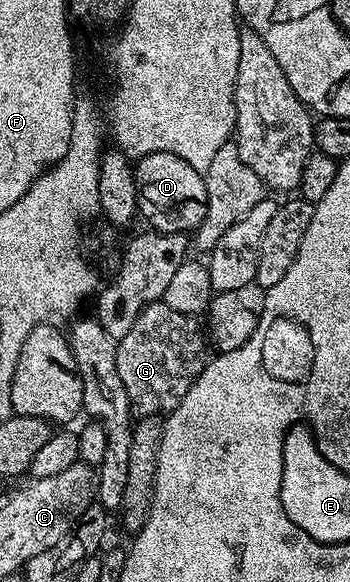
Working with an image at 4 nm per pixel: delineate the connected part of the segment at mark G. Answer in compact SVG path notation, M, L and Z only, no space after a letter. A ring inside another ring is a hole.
M165 301L146 305L126 336L119 338L117 347L117 371L128 392L131 410L139 416L166 415L179 405L180 399L190 390L192 383L202 373L208 360L208 339L205 330L193 314L175 311Z

